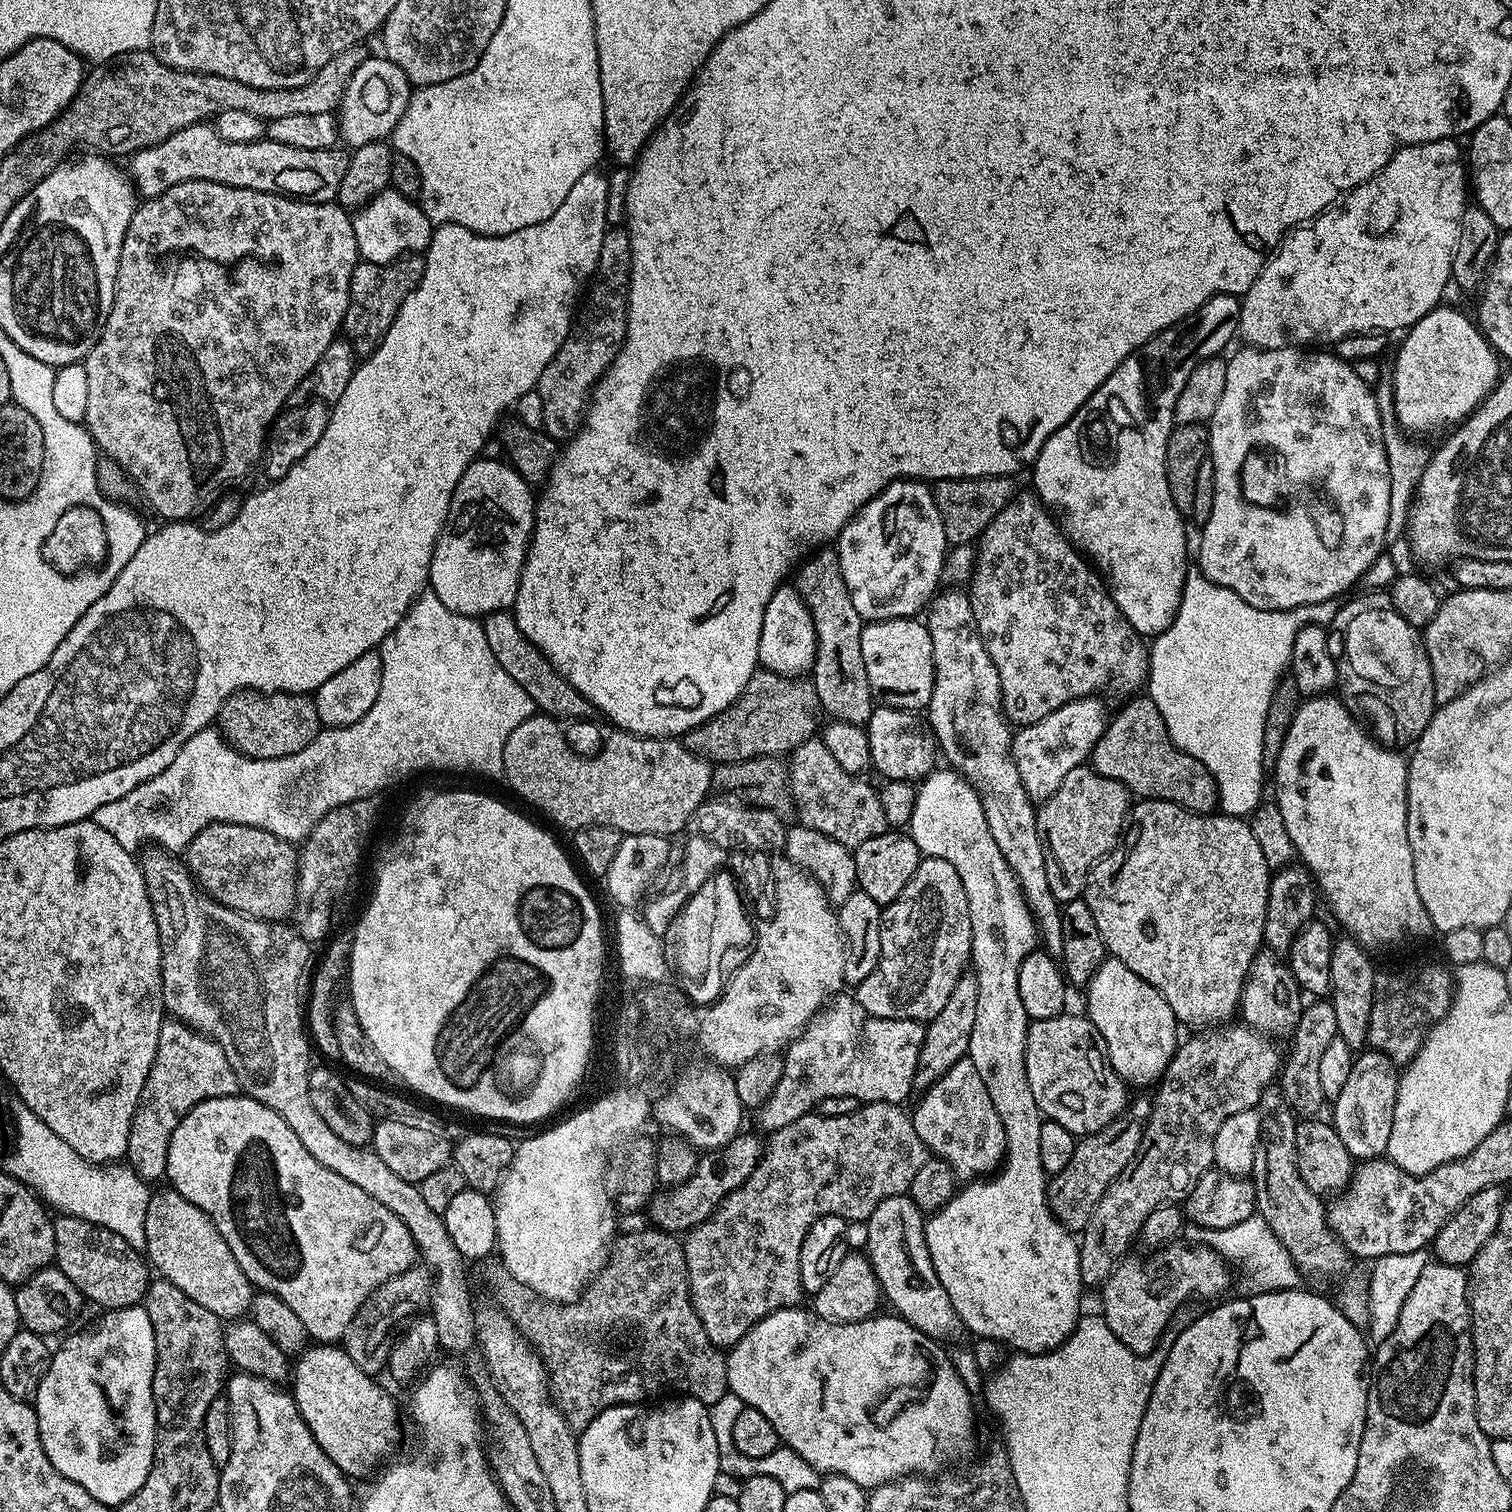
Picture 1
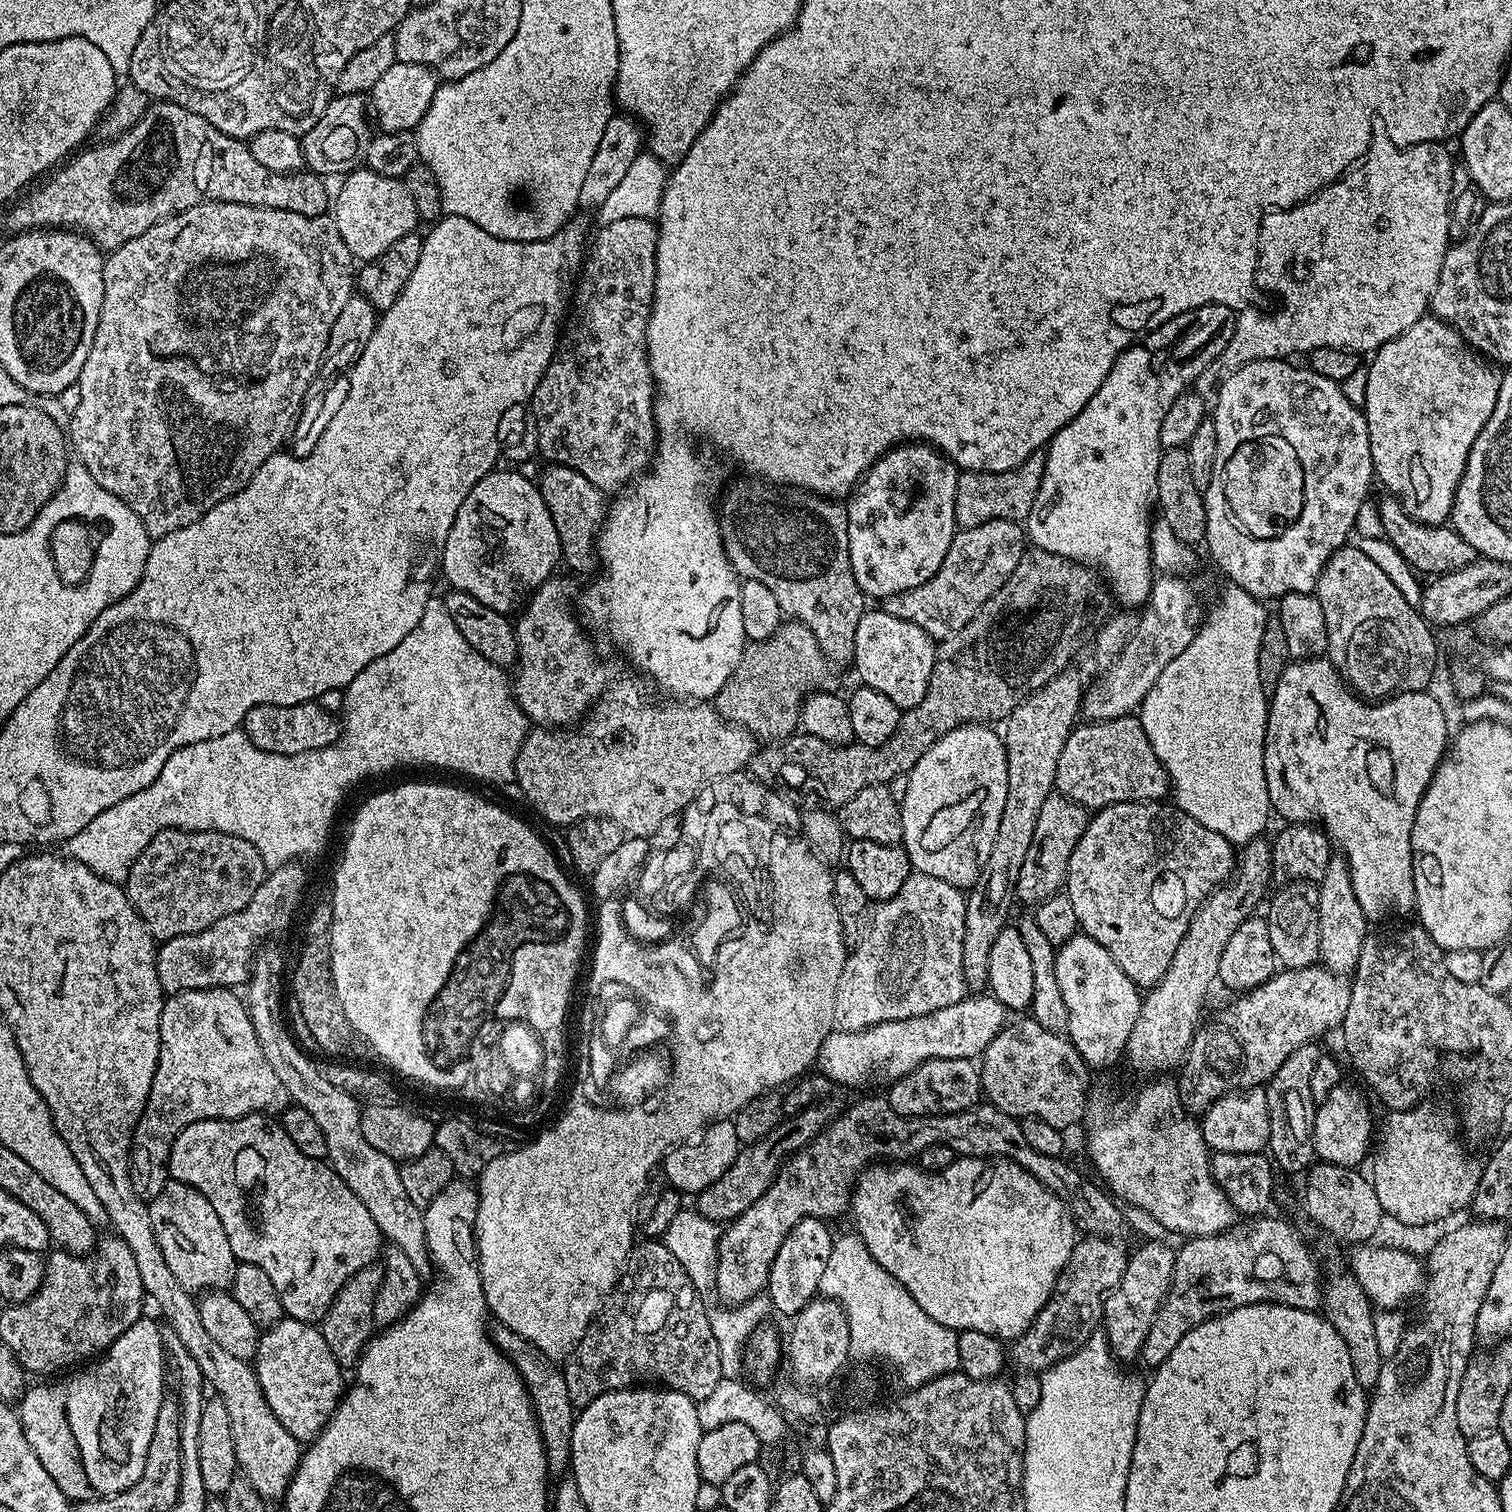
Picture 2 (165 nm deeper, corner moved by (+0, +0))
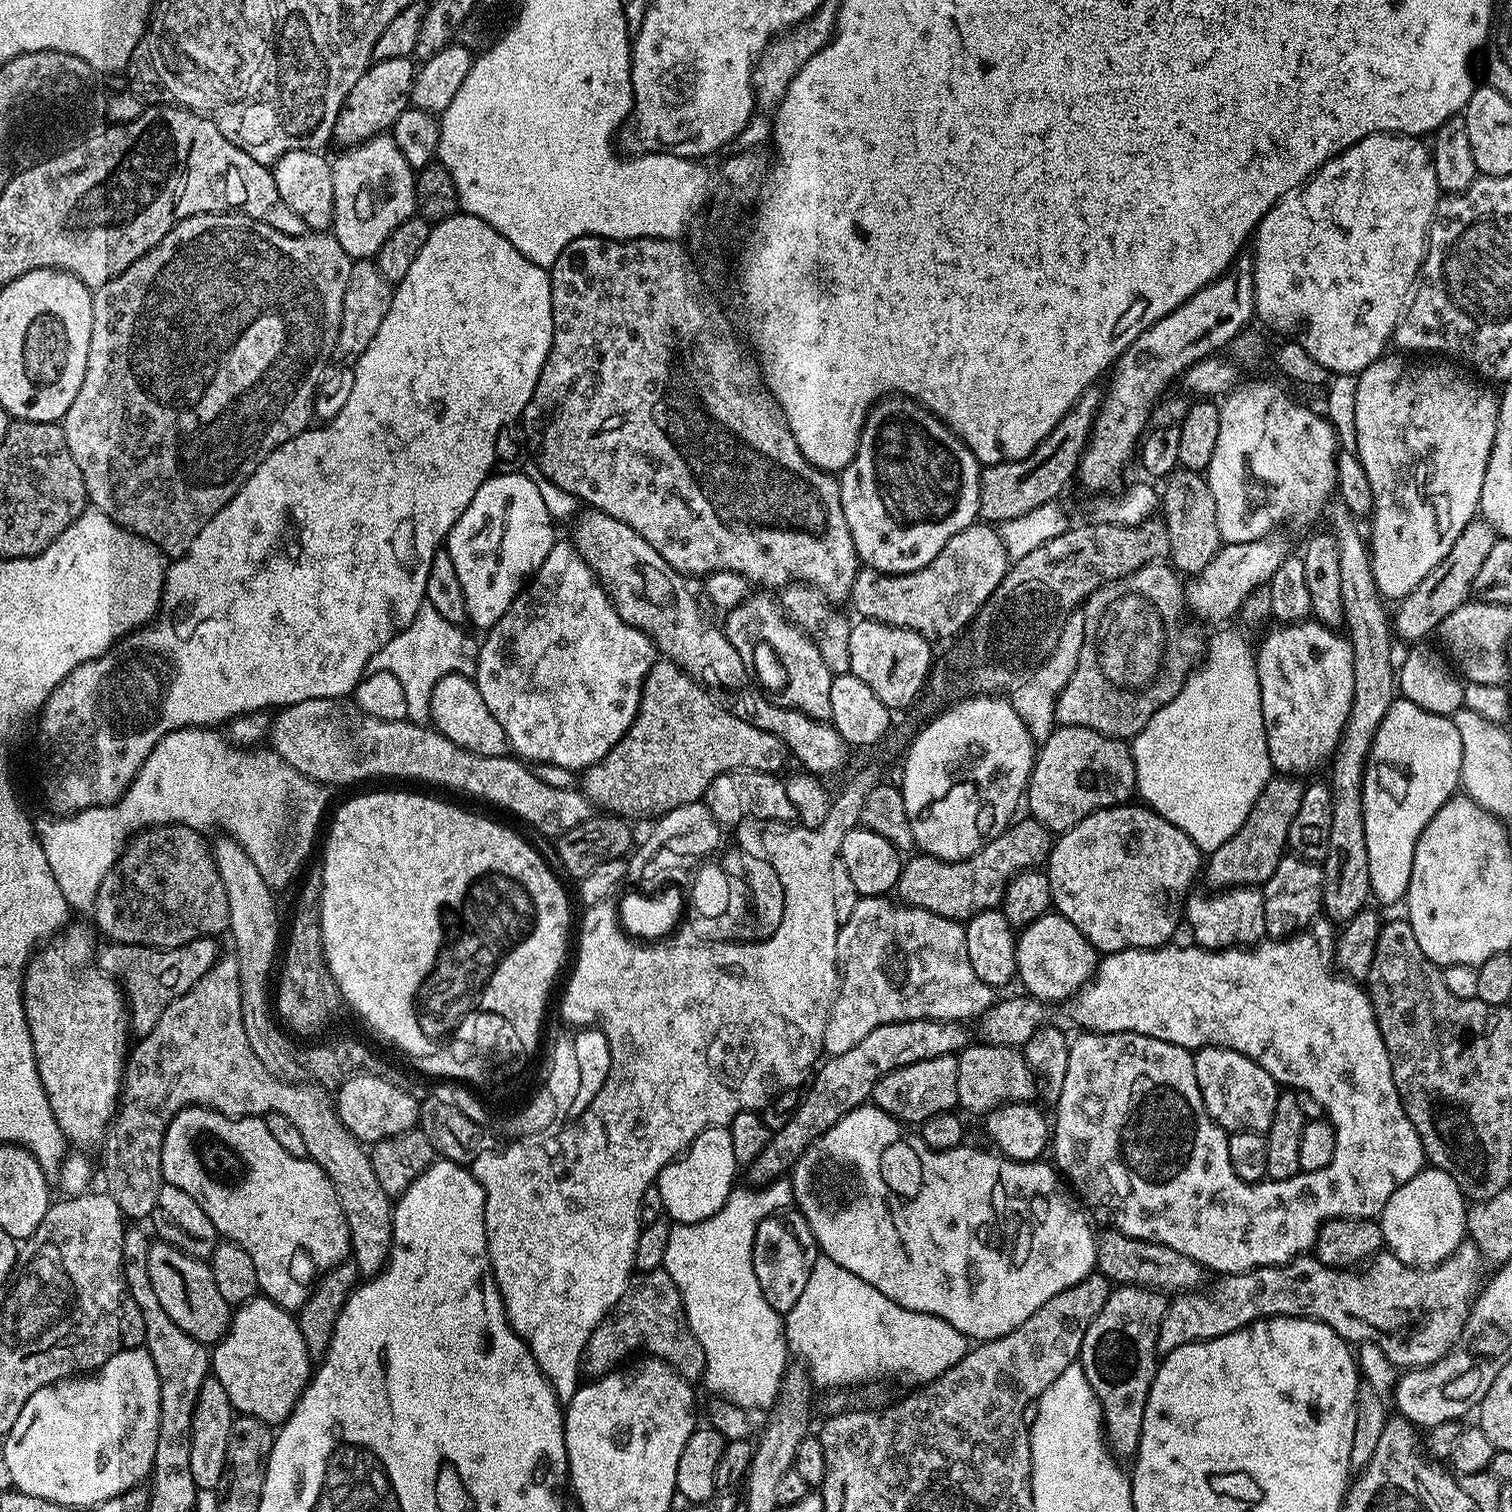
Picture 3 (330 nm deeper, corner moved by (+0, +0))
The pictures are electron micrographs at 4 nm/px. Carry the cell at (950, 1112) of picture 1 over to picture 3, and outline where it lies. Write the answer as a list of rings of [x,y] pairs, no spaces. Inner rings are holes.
[[[956,1056],[926,1058],[926,1062],[914,1062],[910,1066],[890,1070],[890,1074],[886,1074],[874,1086],[870,1100],[895,1120],[912,1126],[923,1124],[926,1118],[934,1118],[934,1114],[953,1111],[958,1105]]]

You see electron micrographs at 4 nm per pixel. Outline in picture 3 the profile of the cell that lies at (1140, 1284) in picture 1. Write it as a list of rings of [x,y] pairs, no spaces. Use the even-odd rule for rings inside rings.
[[[1466,1238],[1456,1247],[1454,1255],[1447,1256],[1433,1268],[1412,1268],[1384,1250],[1359,1271],[1331,1268],[1317,1260],[1315,1255],[1305,1254],[1288,1264],[1281,1264],[1279,1268],[1255,1268],[1249,1272],[1224,1274],[1203,1290],[1181,1292],[1171,1297],[1168,1313],[1162,1318],[1162,1326],[1158,1330],[1156,1350],[1161,1357],[1166,1357],[1182,1346],[1225,1336],[1253,1324],[1255,1320],[1268,1320],[1272,1316],[1302,1316],[1305,1320],[1328,1324],[1330,1330],[1349,1342],[1377,1343],[1397,1369],[1424,1370],[1429,1364],[1436,1364],[1438,1358],[1447,1355],[1455,1346],[1466,1314],[1482,1288],[1480,1263],[1480,1251],[1472,1239]]]

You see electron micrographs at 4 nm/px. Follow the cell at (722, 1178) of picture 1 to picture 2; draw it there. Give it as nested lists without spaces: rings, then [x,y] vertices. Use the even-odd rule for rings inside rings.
[[[836,1098],[826,1099],[814,1108],[789,1115],[778,1126],[774,1126],[774,1130],[770,1130],[766,1138],[741,1147],[734,1162],[730,1162],[730,1170],[726,1170],[726,1174],[722,1174],[718,1182],[706,1186],[706,1190],[702,1190],[695,1197],[695,1211],[717,1222],[737,1220],[743,1212],[750,1210],[750,1206],[754,1206],[754,1202],[758,1202],[758,1198],[762,1198],[762,1194],[766,1194],[766,1190],[770,1190],[780,1167],[786,1163],[789,1156],[801,1152],[841,1111],[842,1104],[839,1104]]]

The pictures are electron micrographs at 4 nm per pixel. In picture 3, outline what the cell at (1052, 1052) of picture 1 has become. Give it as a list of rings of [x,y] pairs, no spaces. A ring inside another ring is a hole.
[[[983,1042],[969,1043],[956,1056],[958,1062],[958,1105],[968,1112],[987,1114],[1009,1102],[1032,1102],[1038,1096],[1038,1081],[1019,1047],[1003,1048]]]

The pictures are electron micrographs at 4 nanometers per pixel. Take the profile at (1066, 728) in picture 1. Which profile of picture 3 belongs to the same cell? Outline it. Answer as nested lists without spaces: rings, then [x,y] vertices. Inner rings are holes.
[[[1269,534],[1260,540],[1224,544],[1218,555],[1184,584],[1186,608],[1200,620],[1228,620],[1239,613],[1246,594],[1272,579],[1274,570],[1290,554],[1288,540],[1281,534]]]

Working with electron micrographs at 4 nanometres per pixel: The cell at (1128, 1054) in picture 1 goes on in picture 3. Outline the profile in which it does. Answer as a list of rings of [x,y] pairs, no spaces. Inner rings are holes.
[[[1049,910],[1042,918],[1019,929],[1016,938],[1016,976],[1024,983],[1023,991],[1041,1002],[1061,1000],[1067,1002],[1087,984],[1096,973],[1098,953],[1081,934],[1078,926]]]

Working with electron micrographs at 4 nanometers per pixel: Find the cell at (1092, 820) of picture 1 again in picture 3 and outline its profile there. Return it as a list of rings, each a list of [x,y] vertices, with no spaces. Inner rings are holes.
[[[1023,819],[1009,824],[998,838],[965,860],[939,860],[923,854],[913,855],[913,860],[901,867],[900,880],[895,886],[895,891],[900,892],[904,899],[901,901],[913,908],[930,910],[942,918],[961,922],[967,922],[974,913],[985,912],[987,908],[1000,908],[1008,881],[1019,872],[1039,869],[1052,853],[1053,833],[1036,820]]]

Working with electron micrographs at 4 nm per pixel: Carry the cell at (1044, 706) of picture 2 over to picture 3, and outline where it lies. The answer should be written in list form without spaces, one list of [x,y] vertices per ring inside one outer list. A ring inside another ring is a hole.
[[[1080,610],[1069,612],[1066,622],[1058,634],[1058,644],[1054,646],[1051,654],[1035,665],[1011,689],[1013,692],[1010,692],[1010,699],[1014,710],[1018,714],[1018,718],[1022,718],[1022,722],[1028,733],[1032,735],[1033,741],[1043,742],[1046,738],[1050,738],[1050,734],[1058,726],[1056,703],[1060,701],[1060,691],[1066,686],[1066,682],[1070,682],[1070,674],[1074,674],[1074,666],[1078,666],[1078,654],[1082,654],[1083,641],[1084,613]]]

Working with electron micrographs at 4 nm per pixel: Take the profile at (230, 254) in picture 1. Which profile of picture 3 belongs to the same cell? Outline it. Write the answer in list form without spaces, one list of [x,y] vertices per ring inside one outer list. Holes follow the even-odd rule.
[[[203,212],[185,220],[179,220],[162,238],[162,242],[158,242],[146,254],[142,254],[142,258],[138,258],[138,262],[131,264],[122,274],[110,278],[110,282],[106,282],[101,288],[95,289],[92,297],[92,329],[90,330],[90,350],[86,362],[86,374],[82,378],[82,390],[78,390],[78,398],[74,398],[74,402],[70,402],[70,410],[66,410],[62,421],[62,427],[66,434],[66,446],[70,446],[70,454],[74,454],[74,462],[78,462],[78,470],[82,470],[82,478],[86,482],[89,501],[100,511],[106,513],[114,523],[121,524],[129,532],[135,532],[142,539],[158,546],[165,557],[168,555],[168,558],[179,558],[185,555],[190,542],[194,542],[194,538],[198,538],[198,530],[202,530],[202,526],[206,526],[206,522],[210,522],[210,518],[214,518],[214,514],[218,514],[218,510],[222,510],[222,506],[226,506],[226,502],[230,502],[230,498],[234,498],[234,494],[238,494],[238,490],[248,481],[250,474],[254,474],[254,470],[258,470],[258,466],[262,466],[264,459],[274,450],[278,450],[278,446],[290,442],[290,438],[294,438],[299,432],[303,432],[309,427],[310,421],[308,419],[312,420],[314,416],[313,401],[317,396],[319,382],[323,378],[324,367],[328,364],[332,351],[335,350],[339,324],[342,322],[343,299],[346,295],[347,282],[350,281],[352,263],[352,257],[346,254],[346,250],[342,250],[336,237],[328,232],[309,231],[303,236],[291,236],[290,234],[282,234],[282,230],[274,230],[274,226],[270,226],[266,222],[242,216],[238,212]]]

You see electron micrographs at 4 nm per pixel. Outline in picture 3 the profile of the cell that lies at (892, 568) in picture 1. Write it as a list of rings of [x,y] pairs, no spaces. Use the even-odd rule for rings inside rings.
[[[889,394],[877,400],[864,420],[864,429],[860,435],[858,450],[854,454],[854,458],[838,476],[840,497],[842,498],[842,514],[846,514],[846,526],[850,526],[850,538],[854,538],[854,550],[859,563],[879,572],[906,574],[914,570],[922,570],[922,566],[934,562],[934,558],[938,558],[938,550],[942,550],[942,546],[946,546],[946,542],[950,542],[950,538],[954,538],[954,534],[966,530],[966,526],[977,523],[980,516],[981,471],[982,465],[977,460],[976,455],[964,445],[964,441],[944,421],[939,420],[933,414],[932,409],[924,407],[917,400],[899,394]]]

